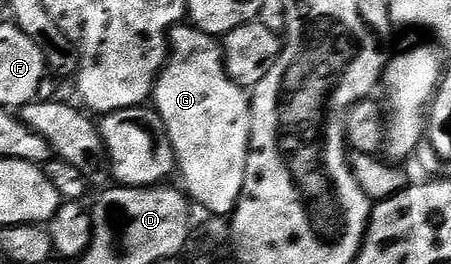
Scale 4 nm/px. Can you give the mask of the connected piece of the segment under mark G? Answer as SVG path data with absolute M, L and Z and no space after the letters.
M191 24L173 26L170 31L170 53L164 68L156 80L154 109L160 115L165 132L176 157L178 178L184 181L183 189L198 207L209 210L212 216L228 216L236 209L242 192L242 180L246 176L246 156L252 127L252 103L245 87L240 86L228 74L224 66L221 43L213 35L196 29Z

